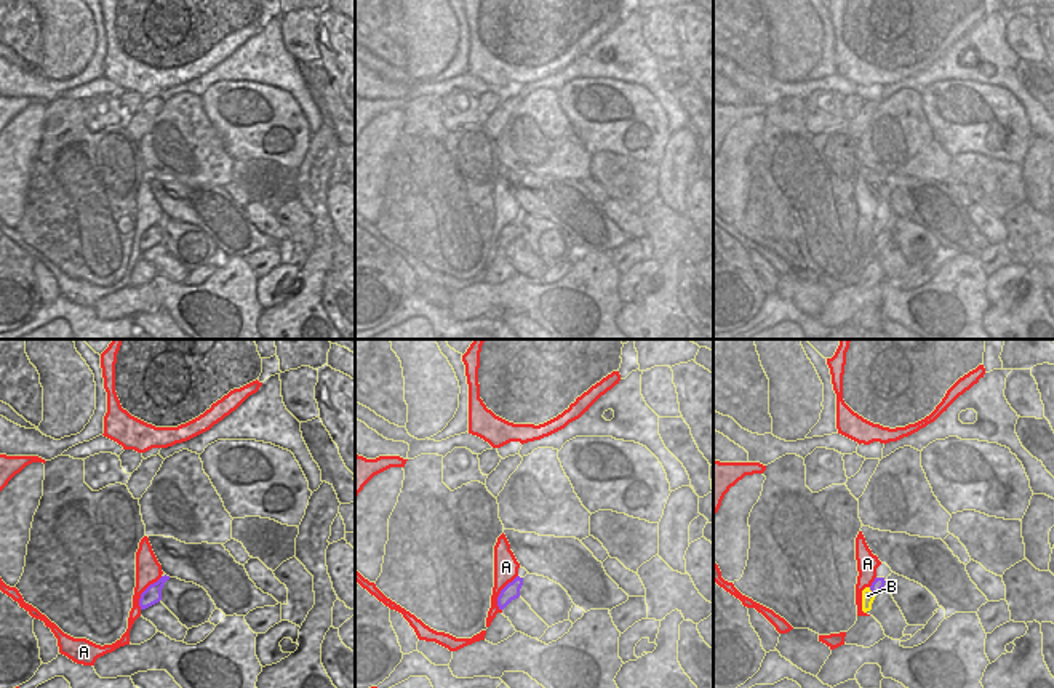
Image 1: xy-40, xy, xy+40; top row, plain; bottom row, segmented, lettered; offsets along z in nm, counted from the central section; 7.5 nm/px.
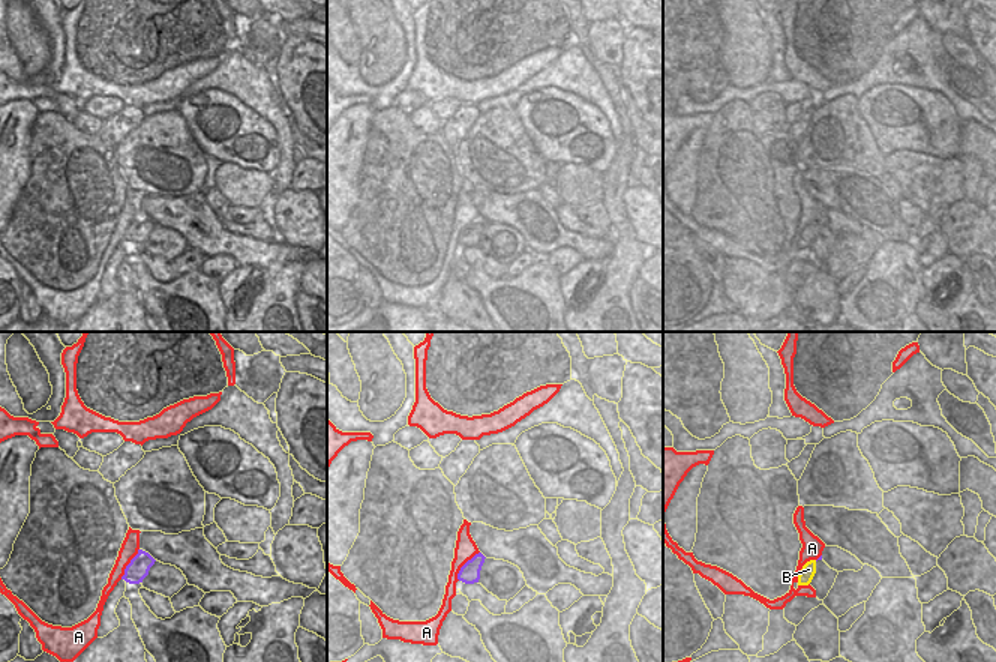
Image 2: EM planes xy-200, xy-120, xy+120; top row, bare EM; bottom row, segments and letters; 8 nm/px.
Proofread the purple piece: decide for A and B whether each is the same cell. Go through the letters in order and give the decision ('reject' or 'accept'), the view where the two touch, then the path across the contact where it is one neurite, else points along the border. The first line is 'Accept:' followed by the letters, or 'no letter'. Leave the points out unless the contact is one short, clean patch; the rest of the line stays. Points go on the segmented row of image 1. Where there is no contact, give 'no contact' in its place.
Accept: B
A: reject | xy
B: accept | xy+40 | across xy+40 (878, 583), (874, 592), (867, 596)

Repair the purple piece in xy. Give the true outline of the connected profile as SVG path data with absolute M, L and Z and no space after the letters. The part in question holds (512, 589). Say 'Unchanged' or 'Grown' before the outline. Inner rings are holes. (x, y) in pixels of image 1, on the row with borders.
Unchanged. M517 576L512 582L509 582L497 597L499 610L504 610L512 600L520 597L520 589L523 586L523 578Z

